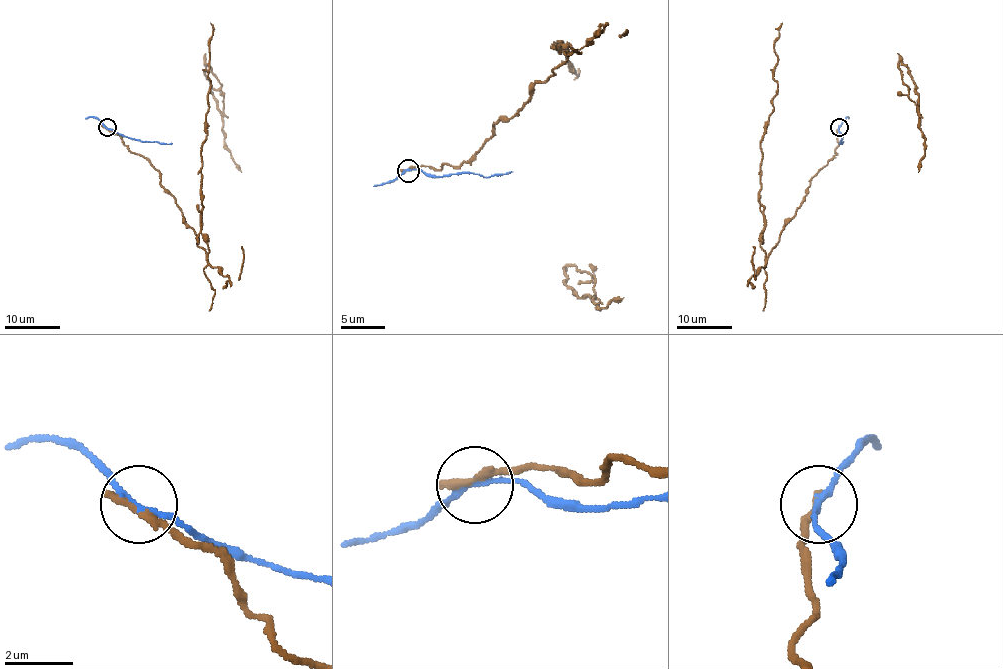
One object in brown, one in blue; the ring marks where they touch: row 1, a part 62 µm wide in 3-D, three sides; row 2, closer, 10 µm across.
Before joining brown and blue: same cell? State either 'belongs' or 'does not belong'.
does not belong

